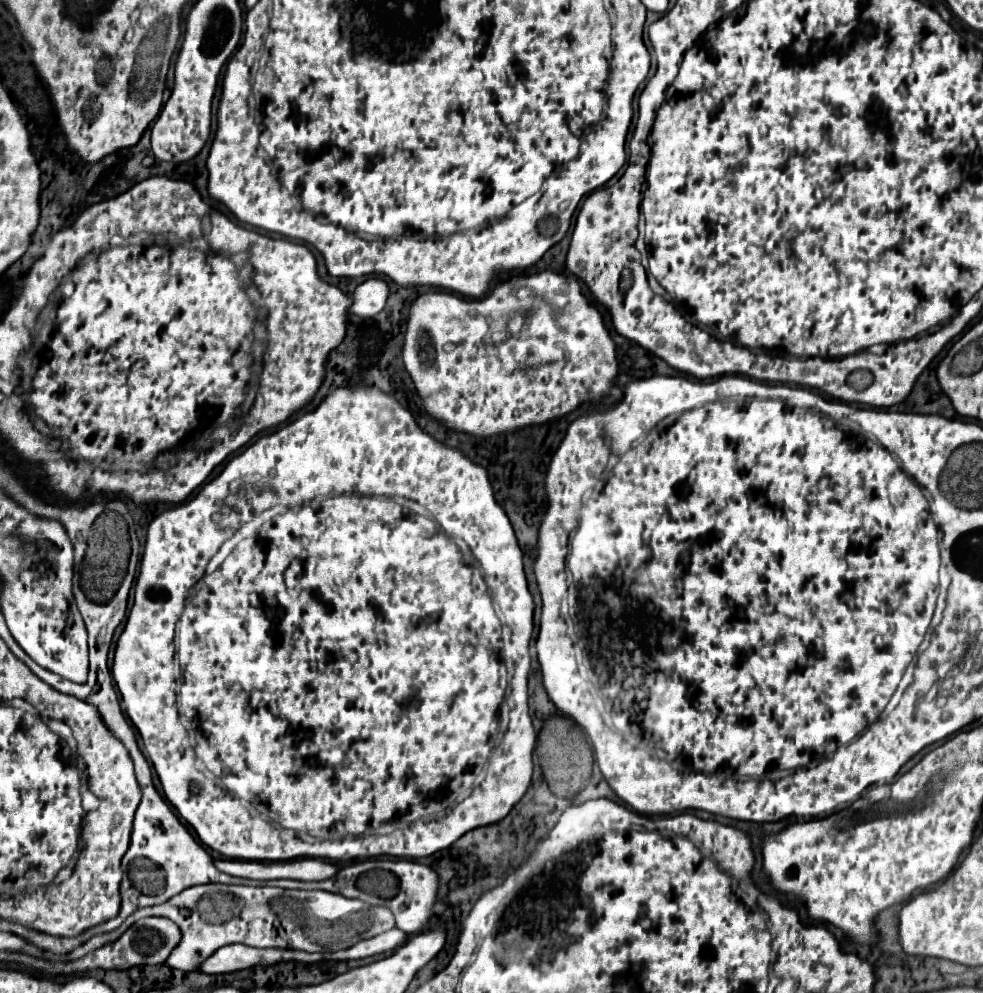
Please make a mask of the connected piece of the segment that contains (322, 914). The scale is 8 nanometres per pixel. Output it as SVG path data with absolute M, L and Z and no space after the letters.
M200 884L192 886L172 900L148 908L138 908L124 926L142 916L164 916L180 928L180 944L164 962L170 968L192 972L214 950L226 944L248 944L256 948L298 948L306 952L336 952L360 940L374 938L396 926L390 908L366 906L362 900L350 900L324 890L282 890L268 886L228 886Z

